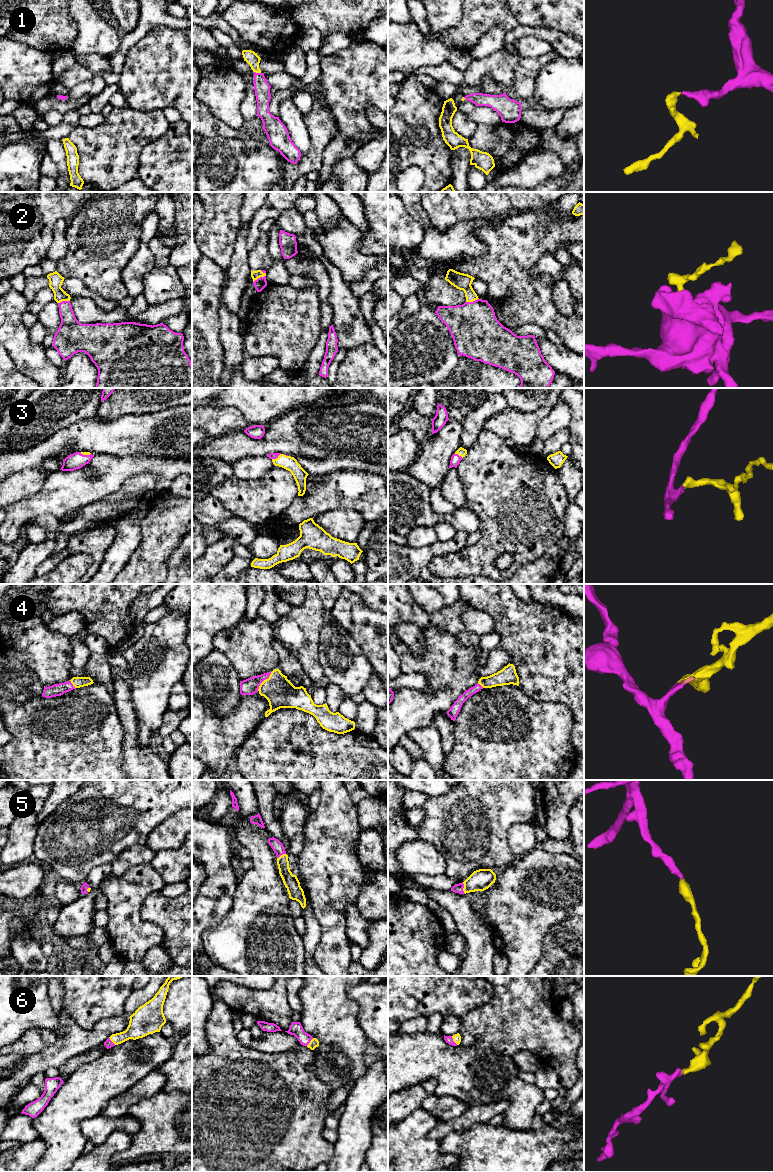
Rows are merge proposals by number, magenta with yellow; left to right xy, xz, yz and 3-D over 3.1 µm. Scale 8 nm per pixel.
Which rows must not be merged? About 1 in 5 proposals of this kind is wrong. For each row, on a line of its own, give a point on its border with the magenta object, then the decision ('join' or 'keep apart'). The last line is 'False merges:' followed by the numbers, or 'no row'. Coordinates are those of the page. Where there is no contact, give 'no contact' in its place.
1: xz (258, 73) | join
2: xz (259, 278) | keep apart
3: xz (276, 457) | join
4: xz (264, 679) | join
5: yz (463, 887) | join
6: yz (452, 1040) | join
False merges: 2

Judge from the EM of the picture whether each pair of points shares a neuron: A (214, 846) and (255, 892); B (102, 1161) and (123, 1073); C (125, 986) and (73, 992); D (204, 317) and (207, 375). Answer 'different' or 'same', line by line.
A: different
B: different
C: same
D: same

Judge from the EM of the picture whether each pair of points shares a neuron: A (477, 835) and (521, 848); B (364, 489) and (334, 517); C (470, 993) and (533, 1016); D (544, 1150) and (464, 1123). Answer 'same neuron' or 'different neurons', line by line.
A: different neurons
B: different neurons
C: different neurons
D: different neurons

